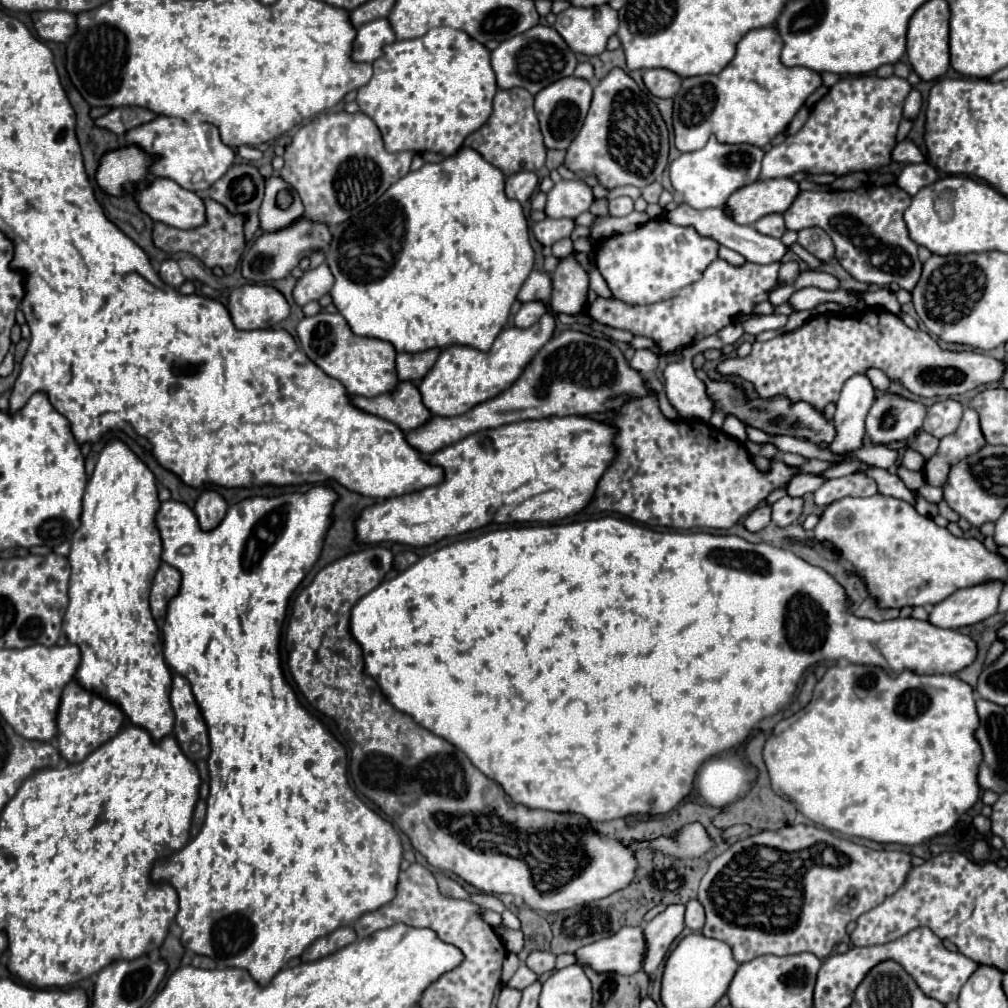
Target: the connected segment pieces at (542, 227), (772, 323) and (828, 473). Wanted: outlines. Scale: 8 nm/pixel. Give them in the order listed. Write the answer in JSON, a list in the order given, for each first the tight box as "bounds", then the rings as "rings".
[{"bounds":[533,218,575,246],"rings":[[[545,218],[545,220],[533,224],[533,236],[543,246],[551,246],[551,244],[555,244],[561,238],[567,238],[573,228],[575,228],[575,224],[569,218],[561,218],[561,220]]]},{"bounds":[743,314,787,336],"rings":[[[755,314],[755,316],[751,316],[743,322],[743,330],[747,334],[757,336],[757,334],[767,332],[767,330],[779,330],[785,324],[787,324],[787,316],[781,316],[781,314],[777,314],[777,316],[757,316]]]},{"bounds":[821,462,867,478],"rings":[[[849,462],[849,464],[837,464],[837,466],[831,466],[829,470],[825,470],[825,472],[821,472],[821,476],[823,478],[841,478],[841,476],[849,476],[851,472],[855,472],[857,468],[867,468],[865,464],[861,464],[861,462]]]}]

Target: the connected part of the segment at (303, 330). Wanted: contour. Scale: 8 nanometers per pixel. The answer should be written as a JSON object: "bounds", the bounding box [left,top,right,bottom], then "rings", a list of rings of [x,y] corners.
{"bounds":[297,312,397,396],"rings":[[[319,312],[315,316],[303,318],[297,324],[297,336],[301,342],[301,350],[311,358],[325,374],[337,378],[349,394],[353,396],[379,396],[389,392],[397,386],[397,372],[395,372],[395,350],[389,342],[377,338],[363,338],[355,336],[345,318],[341,314]]]}

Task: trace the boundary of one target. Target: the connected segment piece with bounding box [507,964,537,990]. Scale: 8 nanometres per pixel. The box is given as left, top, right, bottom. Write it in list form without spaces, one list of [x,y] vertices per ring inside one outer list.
[[[525,964],[519,966],[519,970],[513,974],[513,978],[507,982],[511,988],[517,988],[517,990],[523,990],[527,988],[529,984],[533,984],[537,980],[537,974],[533,970],[529,970]]]

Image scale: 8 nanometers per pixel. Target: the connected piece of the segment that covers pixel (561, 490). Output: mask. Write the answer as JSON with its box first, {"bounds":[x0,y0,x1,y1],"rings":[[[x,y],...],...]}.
{"bounds":[355,416,615,548],"rings":[[[551,416],[543,420],[523,420],[493,430],[475,432],[463,438],[461,442],[455,442],[435,454],[425,456],[425,462],[445,470],[445,478],[441,484],[427,486],[419,492],[411,492],[399,498],[387,498],[361,510],[361,514],[355,520],[355,540],[359,544],[399,542],[423,548],[439,542],[441,538],[479,530],[487,524],[553,522],[573,516],[581,512],[593,498],[601,474],[615,458],[613,434],[615,430],[611,426],[581,416]]]}

